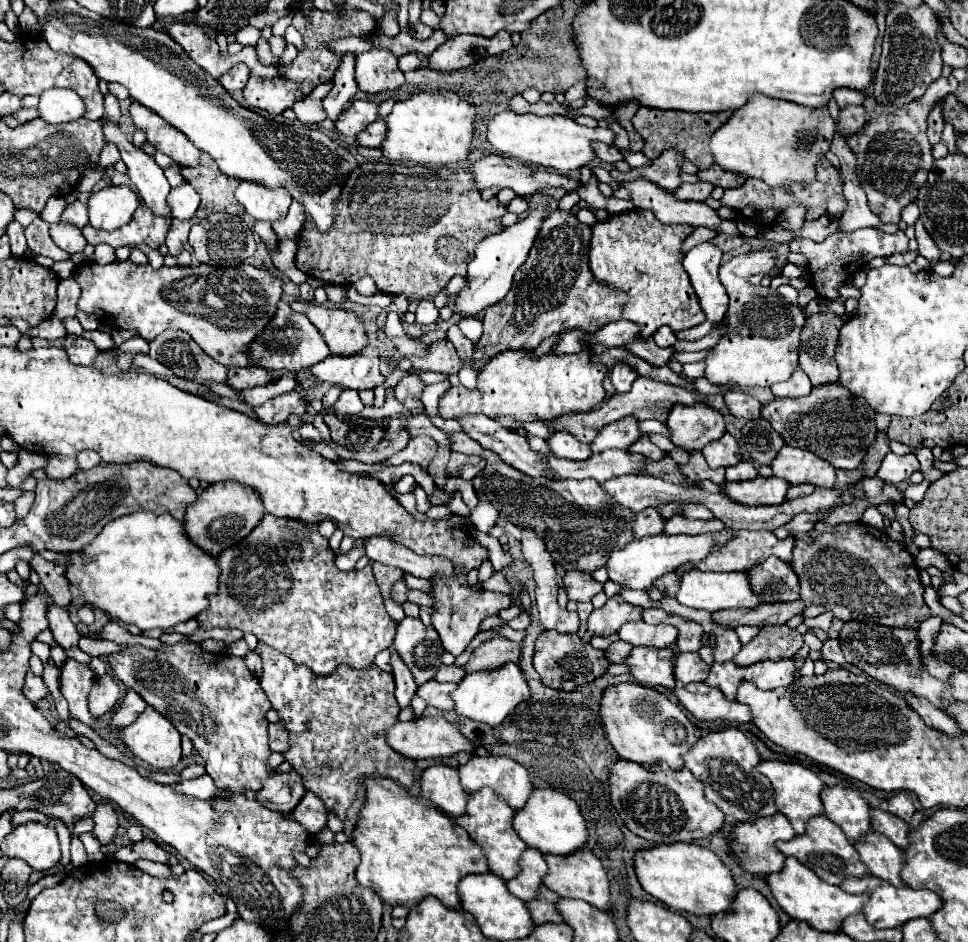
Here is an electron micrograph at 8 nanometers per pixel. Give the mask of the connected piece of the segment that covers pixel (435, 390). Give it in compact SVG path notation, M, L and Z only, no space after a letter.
M448 379L428 385L424 388L421 402L424 405L425 411L430 416L438 415L438 404L441 396L451 387Z

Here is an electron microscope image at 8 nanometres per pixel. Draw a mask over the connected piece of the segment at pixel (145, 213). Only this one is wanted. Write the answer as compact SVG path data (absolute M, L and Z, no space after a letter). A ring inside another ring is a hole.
M139 206L129 224L125 224L113 232L95 230L93 226L85 226L83 236L91 246L109 244L113 248L119 248L119 246L145 244L145 246L157 250L159 244L165 242L165 234L169 230L169 224L171 224L171 218L155 216L153 212L149 212L149 208Z

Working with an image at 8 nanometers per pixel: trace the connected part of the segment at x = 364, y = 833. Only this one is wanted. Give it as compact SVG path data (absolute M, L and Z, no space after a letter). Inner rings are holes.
M369 776L363 784L367 786L367 802L359 812L359 822L353 830L351 840L361 852L361 864L357 866L357 882L373 888L379 894L379 898L391 906L401 904L405 908L415 908L419 900L423 900L425 896L435 896L447 908L457 910L459 880L467 874L483 874L489 870L483 850L475 844L475 840L469 838L465 830L461 830L459 824L455 824L453 818L443 814L433 802L411 796L405 788L401 788L389 778Z

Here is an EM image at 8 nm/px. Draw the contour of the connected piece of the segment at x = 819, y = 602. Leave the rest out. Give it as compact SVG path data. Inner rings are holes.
M863 522L837 524L831 532L813 530L811 544L795 544L789 566L799 576L801 600L829 610L843 622L861 620L919 628L931 616L923 600L925 586L919 580L919 570L915 572L915 560L909 550Z

